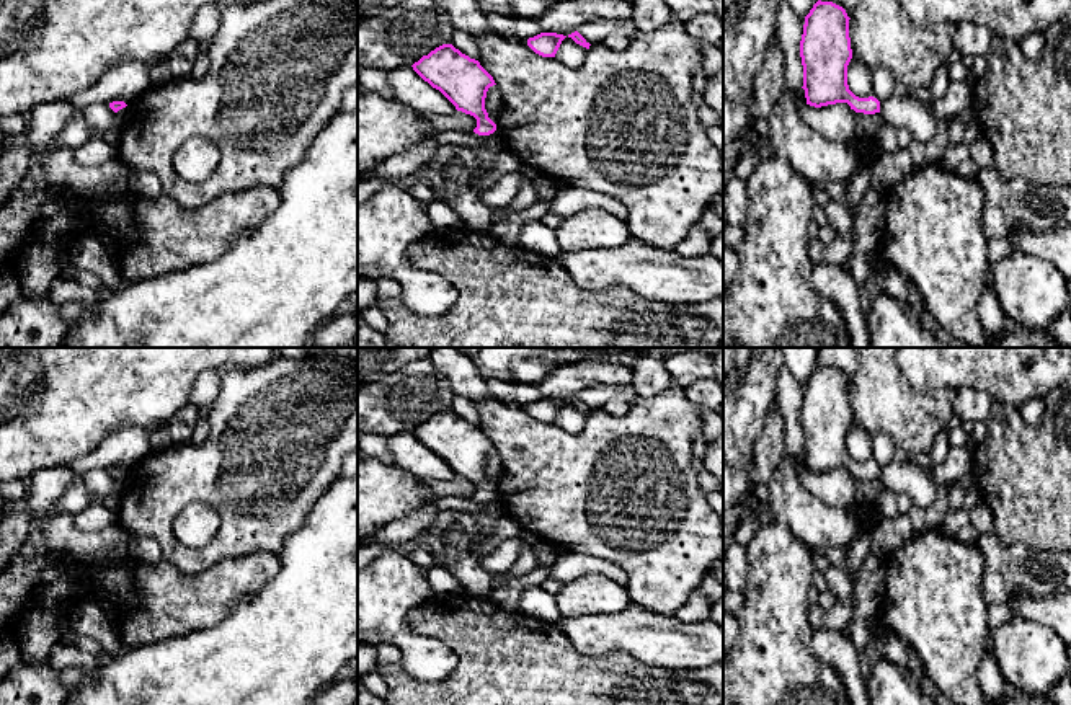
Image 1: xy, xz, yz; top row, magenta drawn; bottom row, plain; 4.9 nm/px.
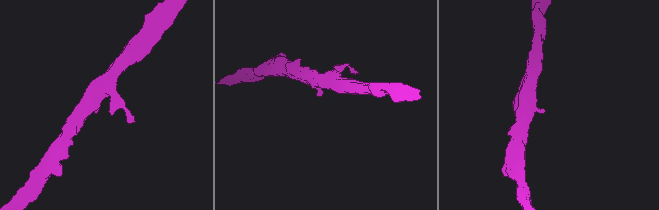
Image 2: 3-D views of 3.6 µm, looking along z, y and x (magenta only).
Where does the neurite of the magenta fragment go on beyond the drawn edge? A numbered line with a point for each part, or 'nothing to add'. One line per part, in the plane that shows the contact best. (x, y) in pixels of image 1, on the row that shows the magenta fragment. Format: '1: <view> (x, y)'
nothing to add

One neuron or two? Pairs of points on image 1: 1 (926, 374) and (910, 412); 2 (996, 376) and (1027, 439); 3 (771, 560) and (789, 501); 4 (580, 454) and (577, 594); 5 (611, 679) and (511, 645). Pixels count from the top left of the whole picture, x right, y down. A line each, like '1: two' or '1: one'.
1: two
2: two
3: two
4: two
5: one

